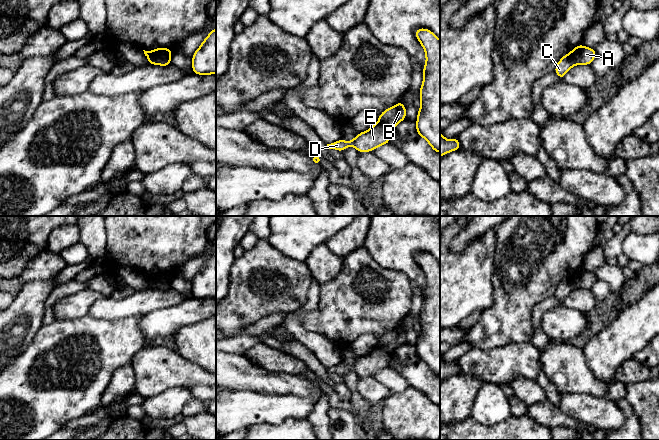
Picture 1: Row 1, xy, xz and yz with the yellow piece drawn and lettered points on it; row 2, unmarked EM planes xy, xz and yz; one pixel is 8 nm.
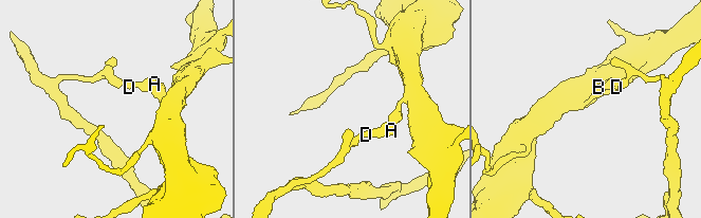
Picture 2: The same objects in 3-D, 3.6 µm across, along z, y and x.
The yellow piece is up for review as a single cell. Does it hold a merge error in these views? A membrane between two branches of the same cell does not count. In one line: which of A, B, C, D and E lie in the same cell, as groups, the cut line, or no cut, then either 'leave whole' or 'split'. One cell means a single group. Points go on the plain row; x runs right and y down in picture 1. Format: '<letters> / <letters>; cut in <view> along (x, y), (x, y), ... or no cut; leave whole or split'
A D E / B C; cut in xz along (378, 345), (392, 353); split

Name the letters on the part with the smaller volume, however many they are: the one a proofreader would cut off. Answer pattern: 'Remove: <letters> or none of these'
Remove: A, D, E

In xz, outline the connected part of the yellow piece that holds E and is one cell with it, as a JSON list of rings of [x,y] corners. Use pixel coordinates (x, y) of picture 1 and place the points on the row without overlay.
[[[378,346],[369,354],[358,357],[352,365],[339,363],[334,367],[327,368],[327,372],[343,376],[349,370],[354,370],[359,377],[371,376],[381,369],[389,368],[392,359],[393,353]]]

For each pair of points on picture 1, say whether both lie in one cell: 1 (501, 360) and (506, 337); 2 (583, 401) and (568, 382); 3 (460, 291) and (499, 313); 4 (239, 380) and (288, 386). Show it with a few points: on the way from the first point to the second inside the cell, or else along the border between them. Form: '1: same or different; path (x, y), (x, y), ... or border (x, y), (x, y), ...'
1: different; border (527, 341), (481, 350)
2: different; border (561, 393), (587, 393), (599, 397)
3: different; border (492, 284), (492, 304), (483, 311)
4: same; path (251, 380), (276, 384)

